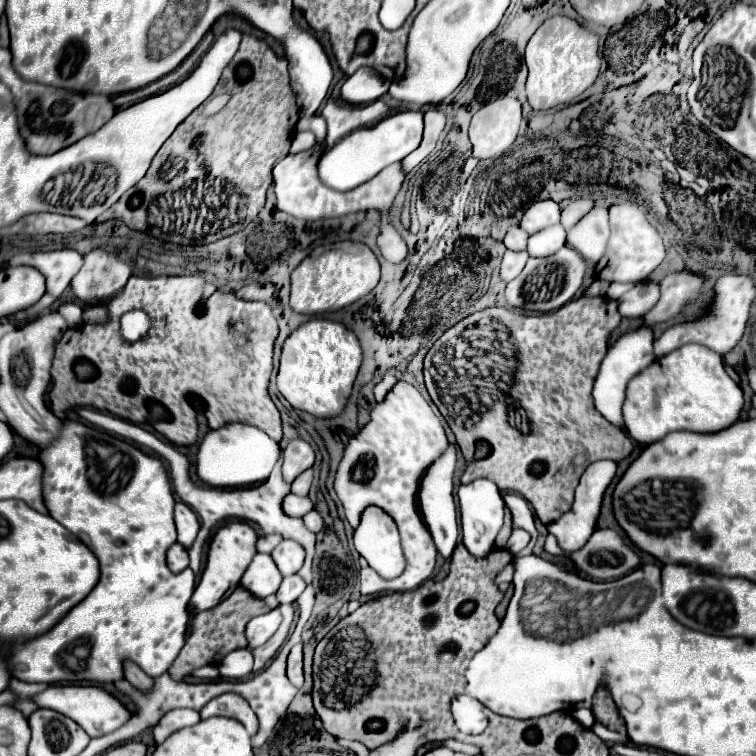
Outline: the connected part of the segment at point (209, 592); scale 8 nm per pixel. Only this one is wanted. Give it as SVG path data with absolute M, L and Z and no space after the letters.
M230 522L224 524L222 528L218 528L218 532L214 534L212 542L210 542L210 550L208 550L208 560L206 560L206 568L202 572L200 584L196 586L192 600L188 604L188 610L192 614L204 612L204 610L212 610L212 606L220 604L226 596L226 592L234 586L238 586L240 578L244 576L246 568L250 566L252 558L256 556L256 542L258 542L258 534L256 530L246 524L246 522Z

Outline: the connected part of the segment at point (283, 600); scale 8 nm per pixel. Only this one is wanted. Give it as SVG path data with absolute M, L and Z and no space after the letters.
M298 574L286 576L284 582L280 584L278 592L276 592L276 598L280 604L292 604L304 592L304 588L306 588L306 582Z

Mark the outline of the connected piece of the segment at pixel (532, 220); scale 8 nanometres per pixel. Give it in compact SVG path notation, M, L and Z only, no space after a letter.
M540 200L534 202L522 216L520 228L528 234L536 234L546 226L552 226L560 220L560 208L554 200Z

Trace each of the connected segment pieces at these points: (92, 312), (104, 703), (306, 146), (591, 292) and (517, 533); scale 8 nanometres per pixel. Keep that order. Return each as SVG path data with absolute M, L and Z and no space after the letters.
M92 306L84 310L84 322L104 322L106 320L106 306Z
M80 684L48 686L44 692L32 696L32 702L36 702L38 708L50 708L50 710L56 710L56 712L72 718L76 724L80 724L84 728L84 732L90 738L98 738L98 736L118 730L132 716L130 710L118 698L114 698L110 692L106 692L100 686L80 686Z
M298 132L292 140L290 152L300 152L300 150L310 150L316 144L316 136L312 132Z
M595 278L592 286L586 290L586 297L605 296L609 286L610 282Z
M514 528L514 532L512 532L512 536L510 536L510 540L508 540L508 552L510 554L518 554L522 548L526 548L526 544L530 542L530 534L526 532L526 530L518 530L518 528Z

